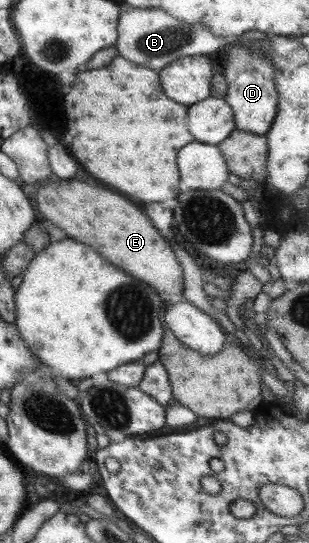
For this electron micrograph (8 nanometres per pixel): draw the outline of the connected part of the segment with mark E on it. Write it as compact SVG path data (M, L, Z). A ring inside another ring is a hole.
M50 178L44 185L32 191L42 217L55 227L59 227L61 231L65 231L71 239L93 247L111 265L123 269L135 279L139 277L139 281L153 287L160 301L166 303L165 306L180 299L184 289L184 271L174 254L174 247L169 247L167 241L157 235L155 227L135 205L131 205L129 201L125 201L123 197L111 191L91 187L81 181ZM109 243L111 243L111 251L109 251Z

